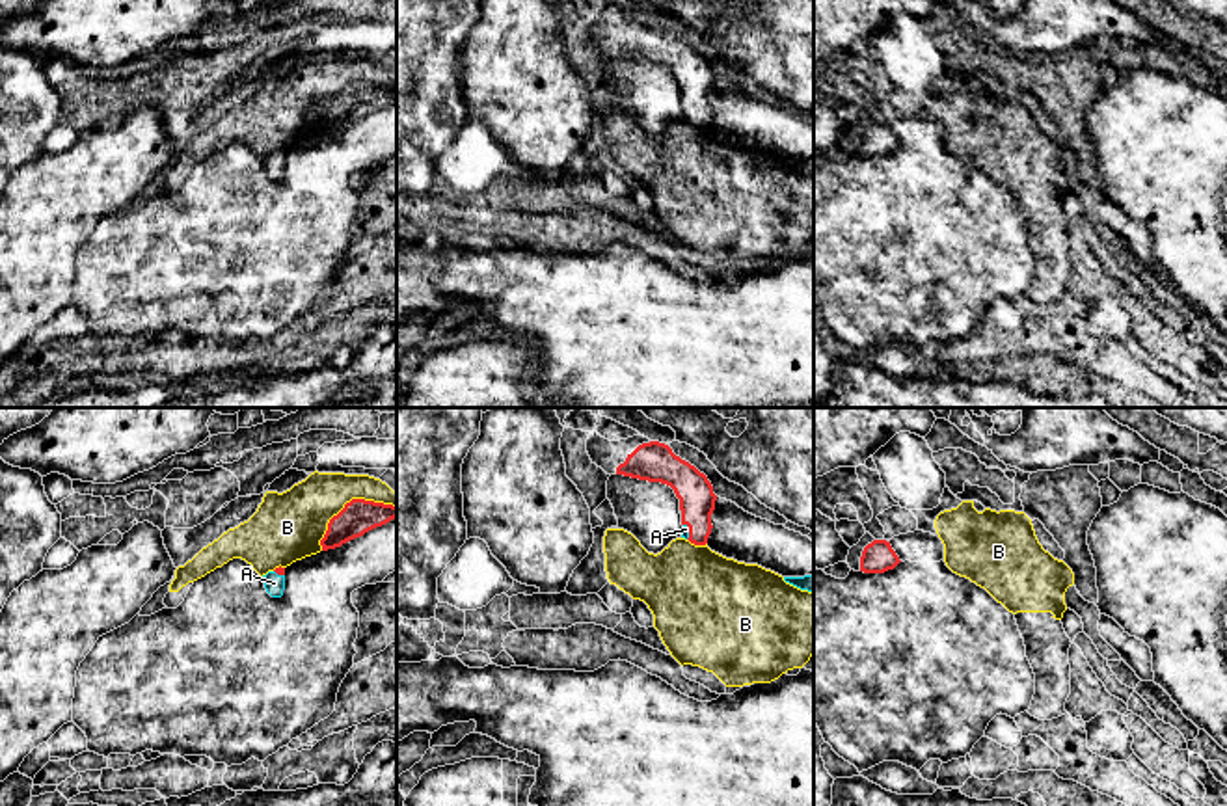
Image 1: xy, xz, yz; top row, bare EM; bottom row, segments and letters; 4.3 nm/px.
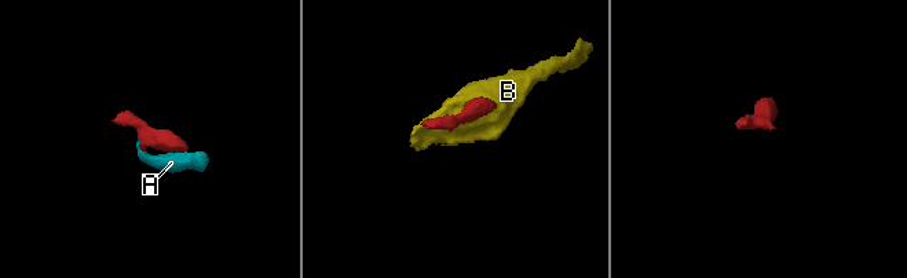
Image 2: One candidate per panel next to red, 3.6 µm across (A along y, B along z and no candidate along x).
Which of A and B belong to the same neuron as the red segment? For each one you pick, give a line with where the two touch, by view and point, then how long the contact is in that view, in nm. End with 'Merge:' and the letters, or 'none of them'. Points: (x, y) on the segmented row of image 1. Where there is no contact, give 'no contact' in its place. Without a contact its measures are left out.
A: meets red in xz at (689, 531); contact 70 nm long
Merge: A

